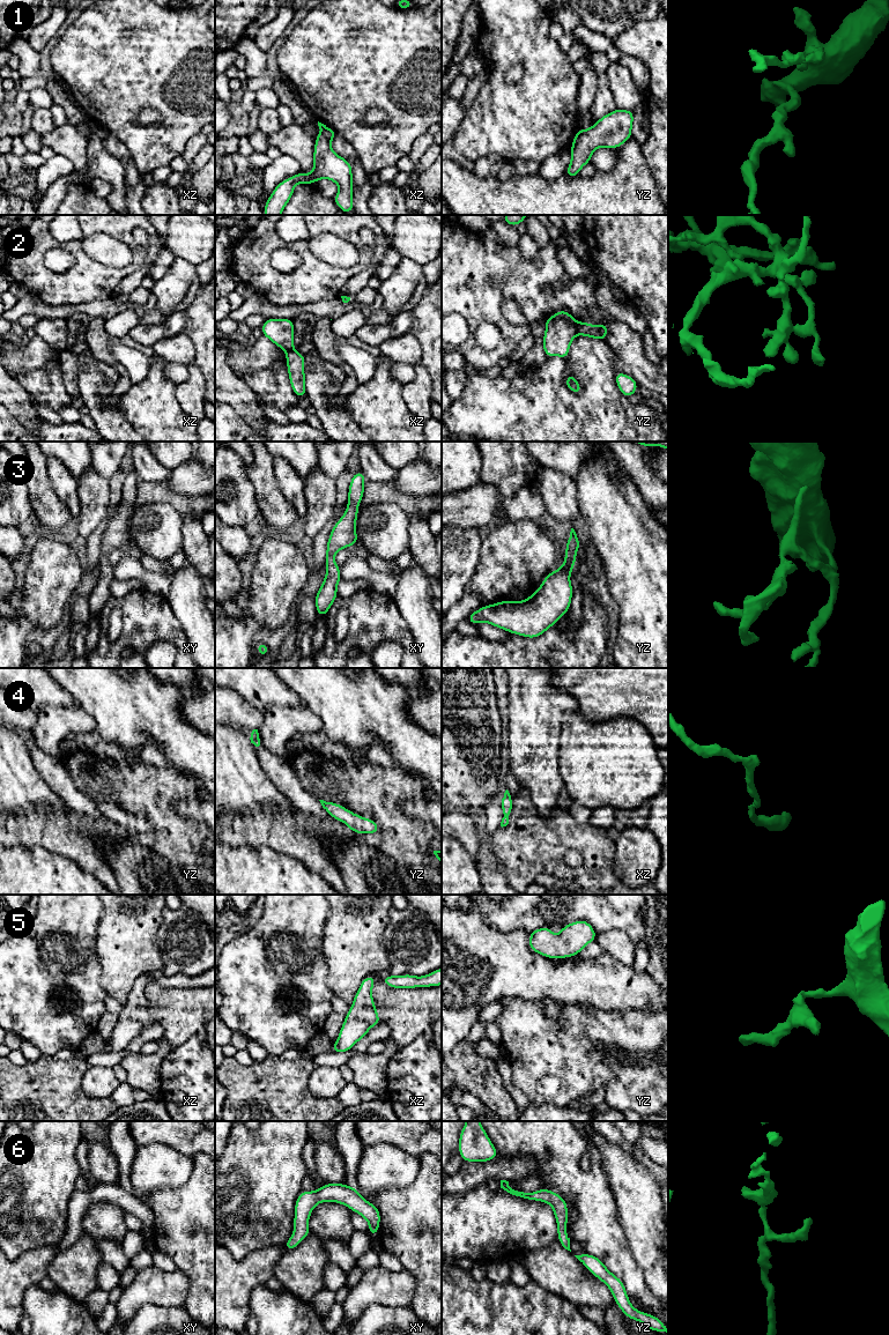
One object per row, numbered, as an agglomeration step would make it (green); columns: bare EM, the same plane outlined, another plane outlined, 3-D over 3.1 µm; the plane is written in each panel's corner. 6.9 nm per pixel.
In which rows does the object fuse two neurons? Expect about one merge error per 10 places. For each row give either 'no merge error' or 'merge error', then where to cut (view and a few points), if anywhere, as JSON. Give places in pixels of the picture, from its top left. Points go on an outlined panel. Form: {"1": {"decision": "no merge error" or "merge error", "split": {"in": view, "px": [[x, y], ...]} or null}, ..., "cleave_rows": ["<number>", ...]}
{"1": {"decision": "no merge error", "split": null}, "2": {"decision": "merge error", "split": {"in": "yz", "px": [[579, 323], [576, 333]]}}, "3": {"decision": "no merge error", "split": null}, "4": {"decision": "no merge error", "split": null}, "5": {"decision": "no merge error", "split": null}, "6": {"decision": "no merge error", "split": null}, "cleave_rows": ["2"]}

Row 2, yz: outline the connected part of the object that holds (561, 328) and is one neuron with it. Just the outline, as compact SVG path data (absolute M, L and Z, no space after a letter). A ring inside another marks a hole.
M562 310L544 320L543 351L548 357L561 356L569 358L569 349L577 335L578 321L566 311Z

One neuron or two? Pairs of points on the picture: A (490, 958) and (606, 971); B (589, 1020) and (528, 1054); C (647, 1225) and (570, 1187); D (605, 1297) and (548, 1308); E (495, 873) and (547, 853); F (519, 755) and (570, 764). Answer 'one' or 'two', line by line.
A: one
B: one
C: two
D: two
E: two
F: two

